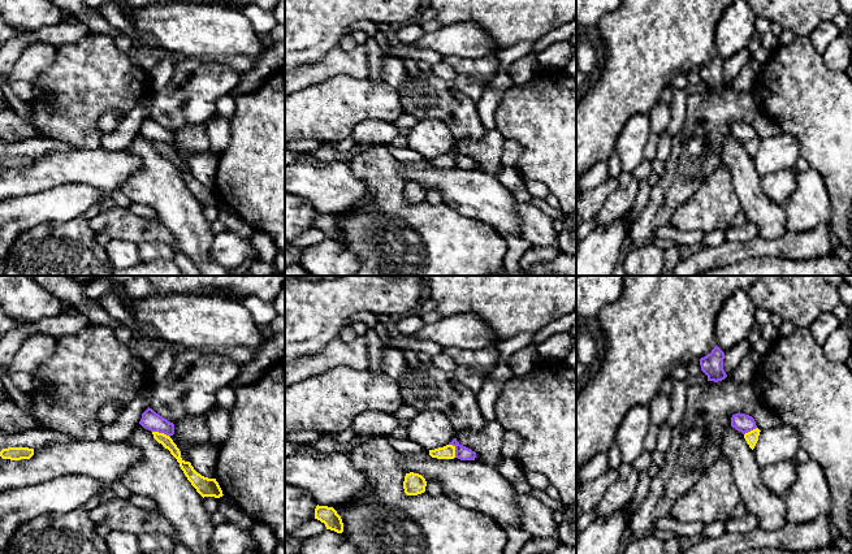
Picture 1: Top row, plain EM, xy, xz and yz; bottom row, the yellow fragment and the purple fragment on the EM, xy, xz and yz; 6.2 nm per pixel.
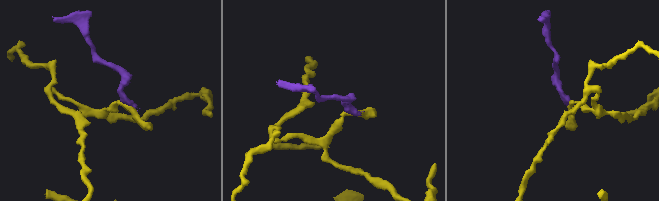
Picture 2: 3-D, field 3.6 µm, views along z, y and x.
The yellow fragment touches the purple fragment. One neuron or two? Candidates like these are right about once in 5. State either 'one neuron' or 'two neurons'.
two neurons

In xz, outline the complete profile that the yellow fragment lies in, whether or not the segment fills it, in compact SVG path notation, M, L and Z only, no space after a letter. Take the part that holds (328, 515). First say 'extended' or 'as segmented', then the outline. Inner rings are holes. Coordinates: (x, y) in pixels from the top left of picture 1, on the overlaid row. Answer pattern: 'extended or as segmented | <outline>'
as segmented | M317 505L315 508L315 519L324 523L326 529L334 531L337 533L343 532L342 519L333 507Z

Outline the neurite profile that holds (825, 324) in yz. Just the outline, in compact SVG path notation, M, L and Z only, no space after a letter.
M832 312L821 313L809 326L814 339L823 346L829 336L840 326L842 323Z

